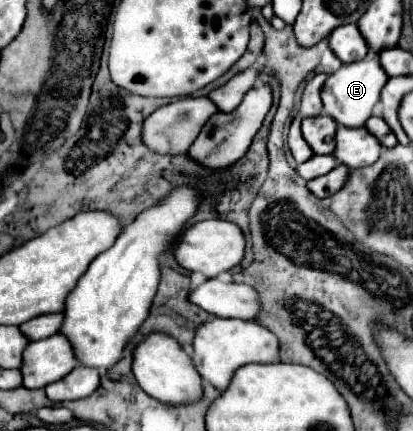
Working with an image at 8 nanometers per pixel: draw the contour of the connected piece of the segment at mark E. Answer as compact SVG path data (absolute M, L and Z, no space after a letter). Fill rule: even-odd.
M367 55L361 61L341 65L339 71L327 77L321 99L323 99L323 109L327 115L331 115L339 125L345 127L363 127L365 121L371 117L375 103L379 101L381 89L387 83L389 75L383 71L383 67L377 61L377 55Z

